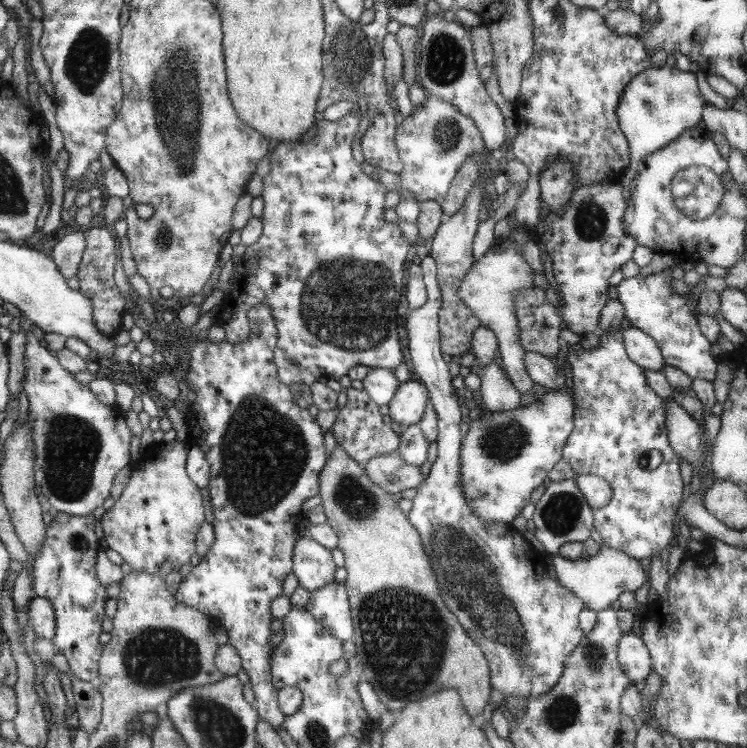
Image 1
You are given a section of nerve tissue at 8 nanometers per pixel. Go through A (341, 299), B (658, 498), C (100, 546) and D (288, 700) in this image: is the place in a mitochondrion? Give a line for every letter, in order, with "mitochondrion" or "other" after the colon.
A: mitochondrion
B: other
C: other
D: other

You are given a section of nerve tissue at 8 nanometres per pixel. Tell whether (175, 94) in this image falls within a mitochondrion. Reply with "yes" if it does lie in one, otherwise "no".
yes

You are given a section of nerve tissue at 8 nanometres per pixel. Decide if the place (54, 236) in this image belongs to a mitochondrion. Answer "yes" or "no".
no

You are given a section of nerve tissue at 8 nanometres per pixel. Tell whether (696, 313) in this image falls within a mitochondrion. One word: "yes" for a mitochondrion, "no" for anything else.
no

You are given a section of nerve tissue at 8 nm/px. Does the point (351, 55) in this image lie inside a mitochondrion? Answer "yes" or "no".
yes

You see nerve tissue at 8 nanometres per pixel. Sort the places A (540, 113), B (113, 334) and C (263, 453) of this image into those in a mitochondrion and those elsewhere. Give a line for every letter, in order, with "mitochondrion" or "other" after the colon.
A: other
B: other
C: mitochondrion

